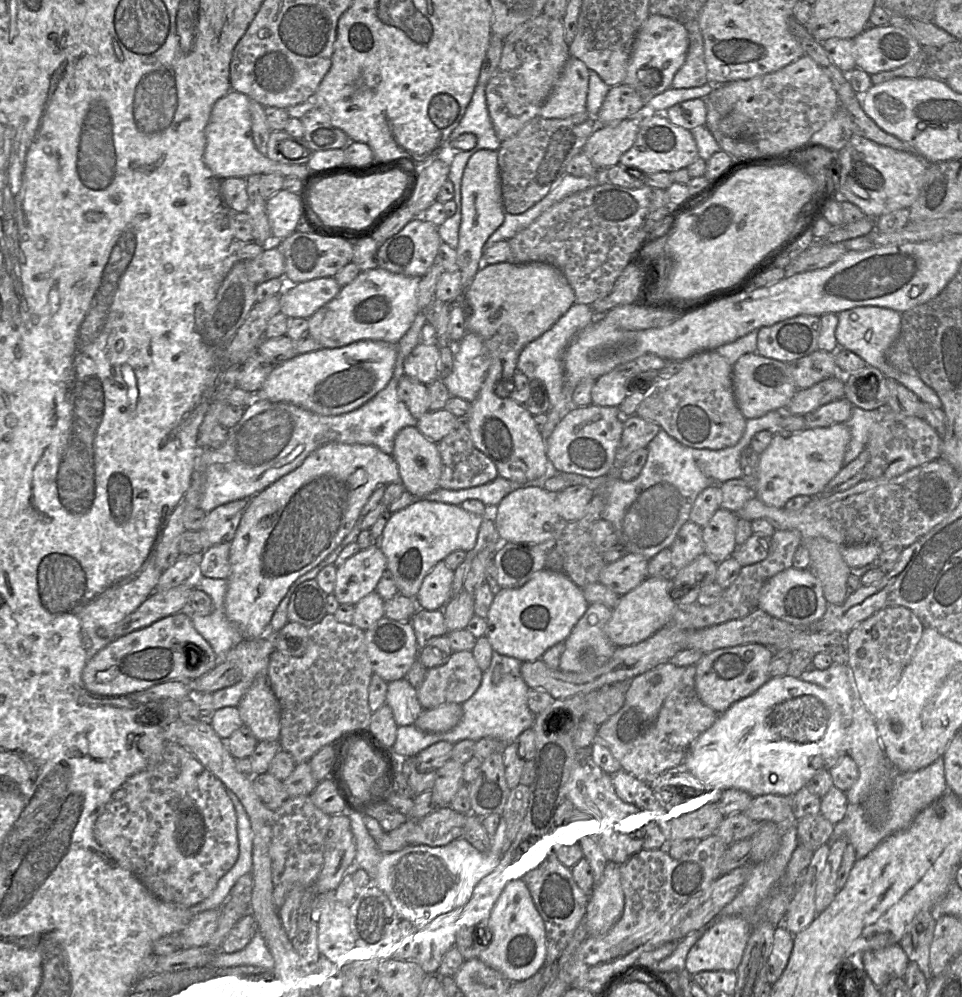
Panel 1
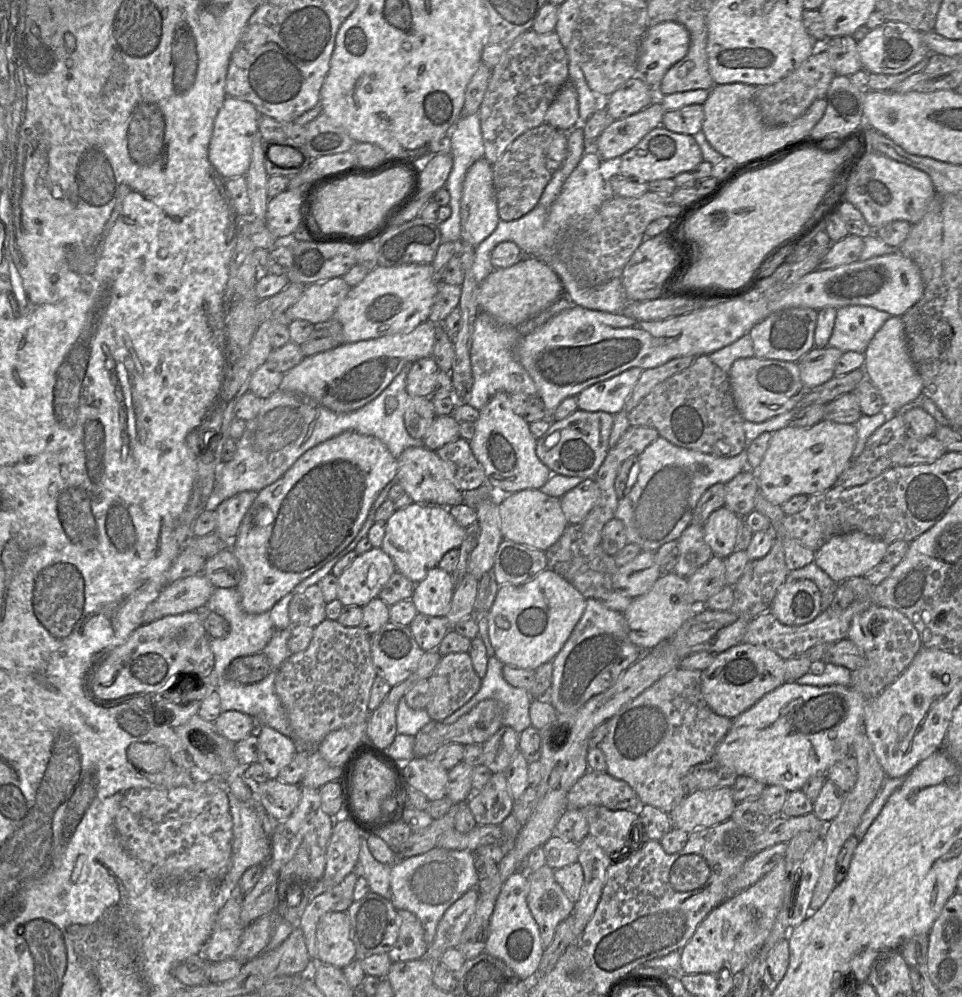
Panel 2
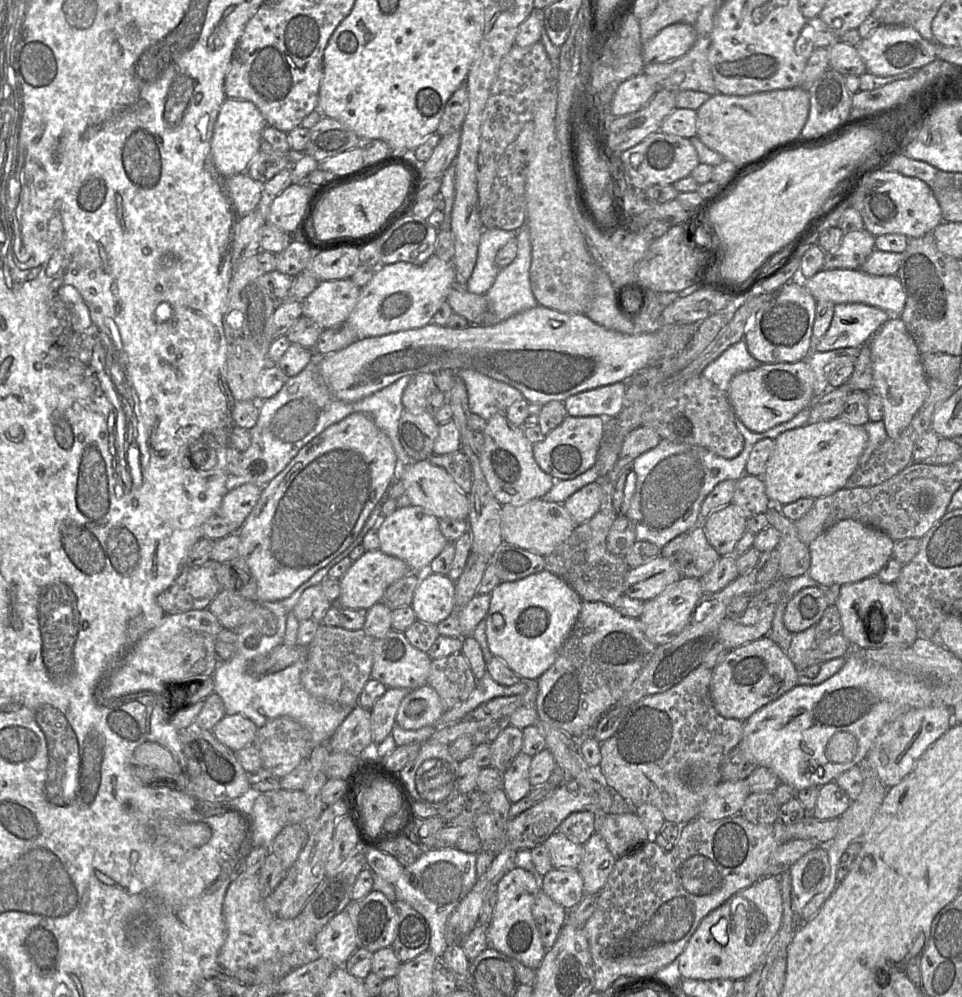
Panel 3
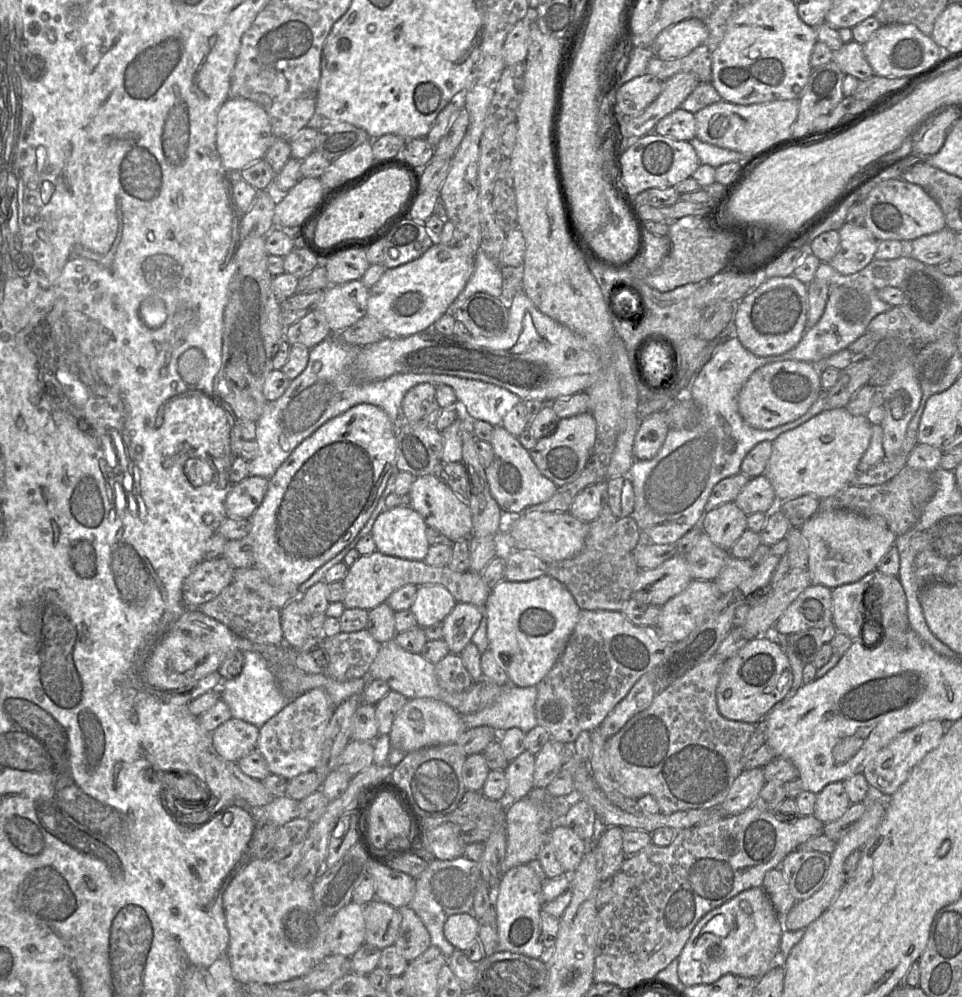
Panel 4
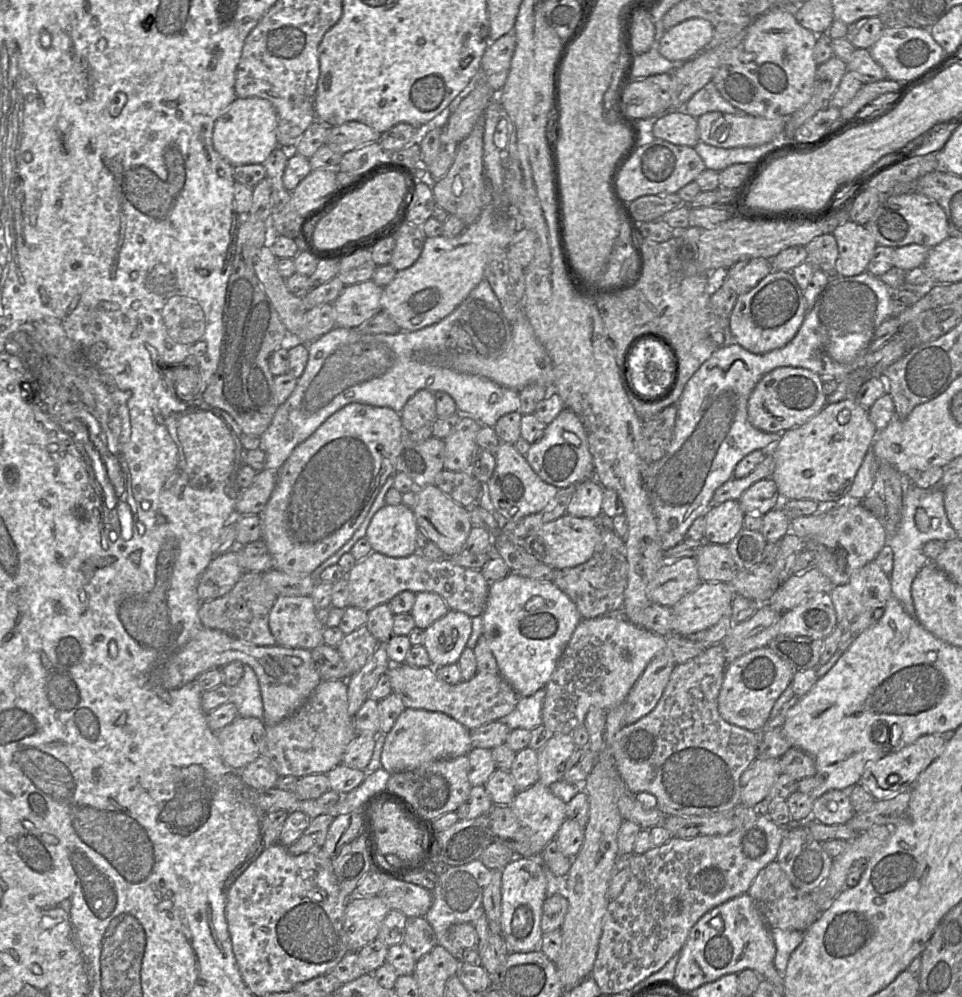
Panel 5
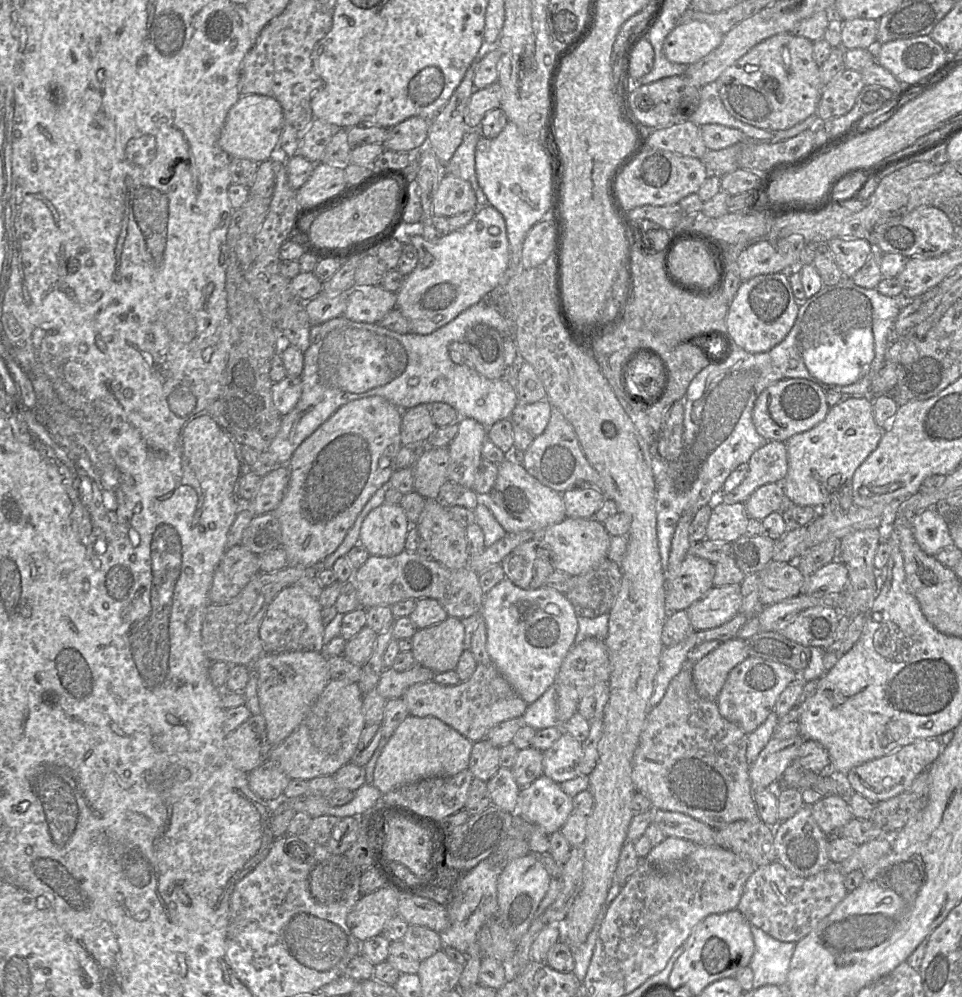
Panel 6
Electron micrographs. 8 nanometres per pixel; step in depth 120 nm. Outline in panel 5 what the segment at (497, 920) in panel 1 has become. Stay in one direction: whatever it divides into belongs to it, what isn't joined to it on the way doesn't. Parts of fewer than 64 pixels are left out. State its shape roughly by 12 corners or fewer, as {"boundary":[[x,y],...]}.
{"boundary":[[538,858],[501,870],[501,929],[510,952],[542,939],[547,879]]}

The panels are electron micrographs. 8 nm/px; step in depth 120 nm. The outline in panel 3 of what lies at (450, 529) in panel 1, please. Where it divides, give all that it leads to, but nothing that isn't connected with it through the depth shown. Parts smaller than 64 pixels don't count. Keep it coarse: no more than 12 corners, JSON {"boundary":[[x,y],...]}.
{"boundary":[[397,509],[377,525],[379,550],[423,575],[449,543],[437,517]]}

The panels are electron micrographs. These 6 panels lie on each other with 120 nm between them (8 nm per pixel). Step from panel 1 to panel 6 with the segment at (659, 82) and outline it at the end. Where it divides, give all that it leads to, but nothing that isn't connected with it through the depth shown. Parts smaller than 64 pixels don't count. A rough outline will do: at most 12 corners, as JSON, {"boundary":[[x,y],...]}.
{"boundary":[[706,22],[678,24],[665,38],[666,58],[691,65],[723,34]]}

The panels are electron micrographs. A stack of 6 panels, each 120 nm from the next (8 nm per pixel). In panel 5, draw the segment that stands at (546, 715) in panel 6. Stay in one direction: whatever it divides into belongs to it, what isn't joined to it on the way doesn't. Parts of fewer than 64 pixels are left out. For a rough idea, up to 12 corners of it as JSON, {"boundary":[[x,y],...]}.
{"boundary":[[545,688],[519,697],[514,710],[497,721],[511,730],[542,725]]}

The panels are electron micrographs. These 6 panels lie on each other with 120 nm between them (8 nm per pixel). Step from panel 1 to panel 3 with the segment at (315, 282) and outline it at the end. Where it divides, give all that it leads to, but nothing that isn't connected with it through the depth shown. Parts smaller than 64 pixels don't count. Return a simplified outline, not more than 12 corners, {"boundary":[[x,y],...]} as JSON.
{"boundary":[[351,278],[320,281],[302,316],[322,329],[345,323],[361,288]]}

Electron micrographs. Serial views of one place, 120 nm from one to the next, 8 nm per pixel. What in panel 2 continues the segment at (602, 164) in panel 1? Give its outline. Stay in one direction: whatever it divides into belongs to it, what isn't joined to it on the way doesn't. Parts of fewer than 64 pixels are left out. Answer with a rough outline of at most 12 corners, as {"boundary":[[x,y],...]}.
{"boundary":[[655,100],[614,120],[595,141],[602,160],[622,156],[662,124]]}

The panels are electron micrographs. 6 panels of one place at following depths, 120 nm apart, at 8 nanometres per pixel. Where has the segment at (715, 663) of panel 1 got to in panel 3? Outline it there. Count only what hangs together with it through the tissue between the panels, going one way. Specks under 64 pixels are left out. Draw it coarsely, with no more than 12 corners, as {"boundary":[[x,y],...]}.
{"boundary":[[769,636],[712,669],[717,712],[745,721],[798,684]]}

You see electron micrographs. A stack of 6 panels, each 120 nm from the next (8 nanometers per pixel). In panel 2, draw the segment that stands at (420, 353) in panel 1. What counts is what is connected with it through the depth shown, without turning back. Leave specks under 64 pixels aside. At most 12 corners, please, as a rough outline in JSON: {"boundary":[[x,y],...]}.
{"boundary":[[434,358],[410,365],[406,391],[431,397],[439,368]]}

